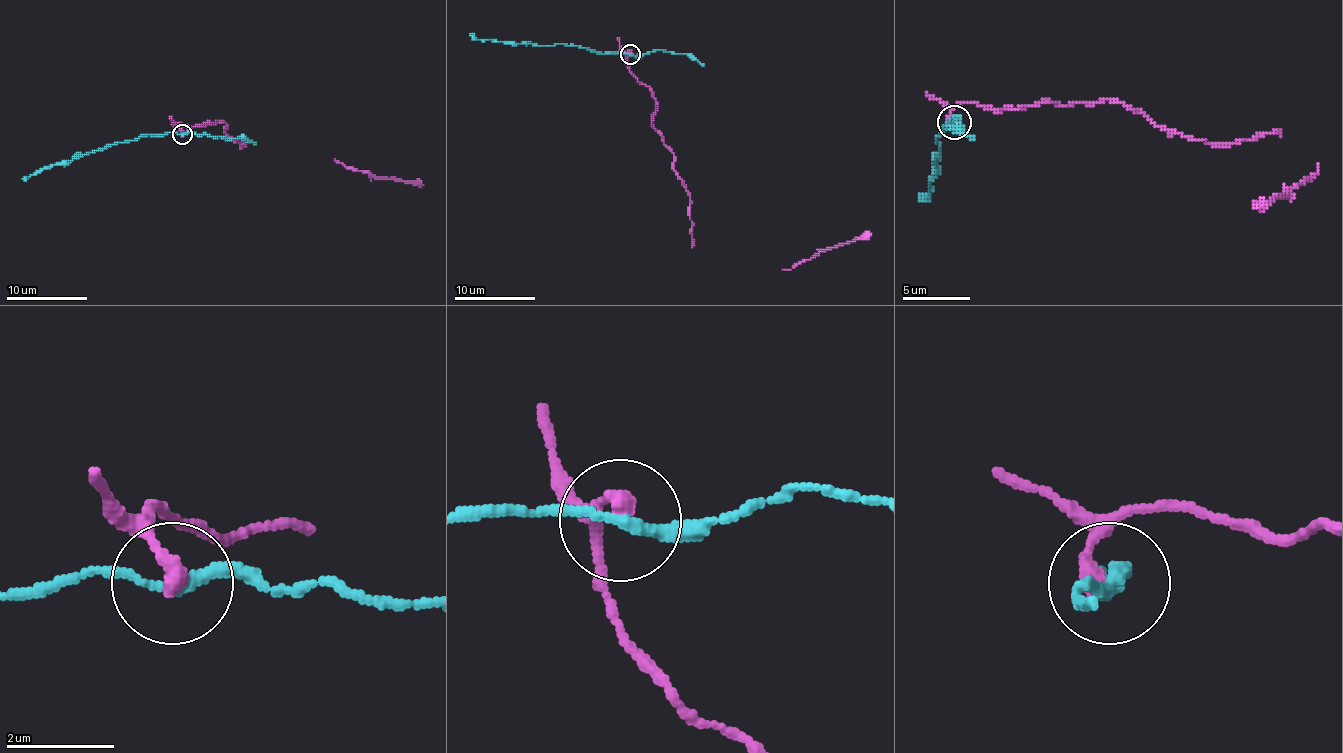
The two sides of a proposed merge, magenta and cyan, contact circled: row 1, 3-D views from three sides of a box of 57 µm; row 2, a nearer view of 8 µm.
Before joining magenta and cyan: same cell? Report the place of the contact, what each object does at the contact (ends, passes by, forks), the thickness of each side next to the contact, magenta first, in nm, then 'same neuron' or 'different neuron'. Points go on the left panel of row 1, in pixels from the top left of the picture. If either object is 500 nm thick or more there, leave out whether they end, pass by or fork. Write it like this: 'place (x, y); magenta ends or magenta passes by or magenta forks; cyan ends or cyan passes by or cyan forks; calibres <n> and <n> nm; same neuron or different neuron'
place (182, 134); magenta ends; cyan passes by; calibres 340 and 200 nm; different neuron

